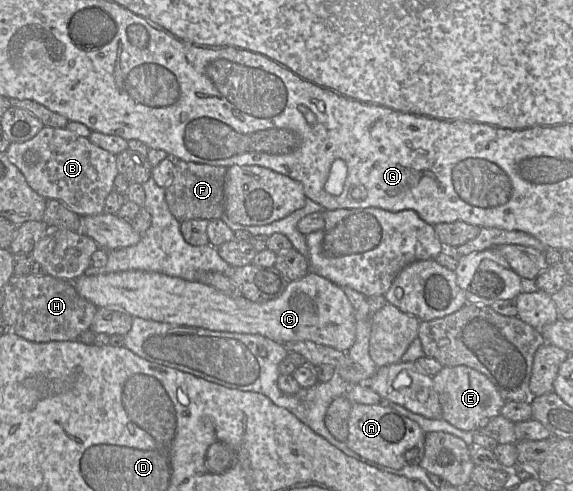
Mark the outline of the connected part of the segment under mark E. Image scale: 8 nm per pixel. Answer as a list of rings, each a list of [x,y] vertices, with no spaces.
[[[443,366],[432,377],[433,386],[442,408],[441,418],[460,430],[478,431],[490,419],[500,414],[506,402],[489,378],[468,366]]]

